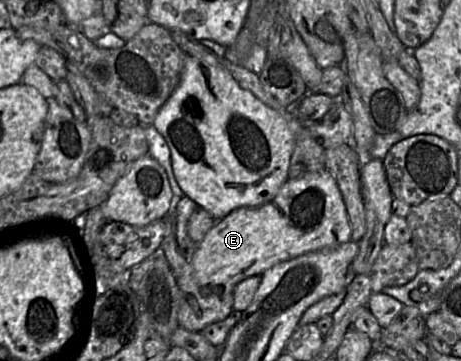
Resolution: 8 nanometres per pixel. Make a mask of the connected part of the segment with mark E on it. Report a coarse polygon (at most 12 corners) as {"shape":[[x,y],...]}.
{"shape":[[327,169],[216,220],[177,279],[178,322],[225,319],[234,287],[351,239]]}

